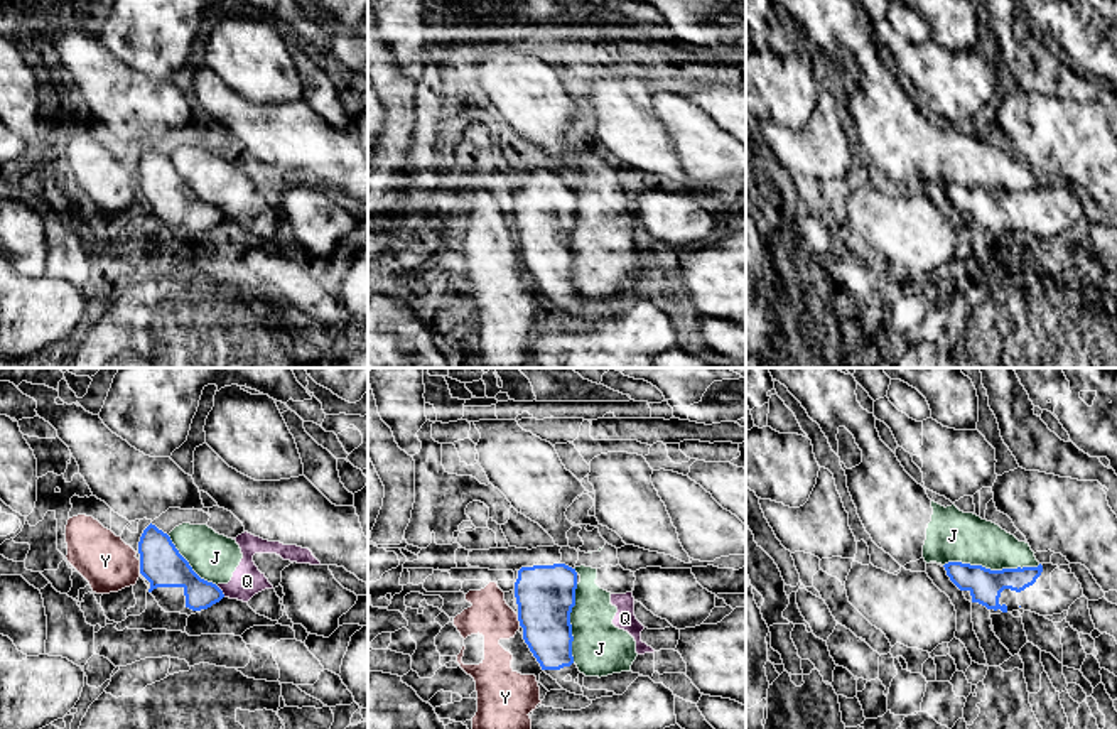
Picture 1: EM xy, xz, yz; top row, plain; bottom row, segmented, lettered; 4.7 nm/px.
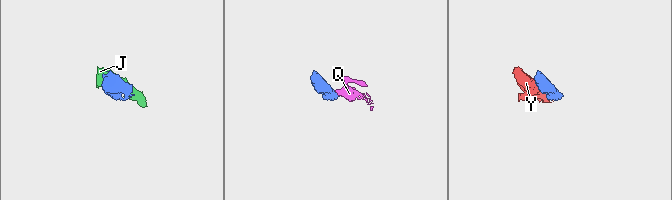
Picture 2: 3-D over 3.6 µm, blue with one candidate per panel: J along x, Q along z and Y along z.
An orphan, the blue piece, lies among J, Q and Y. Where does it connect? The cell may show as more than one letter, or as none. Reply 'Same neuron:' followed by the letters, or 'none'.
Same neuron: none

